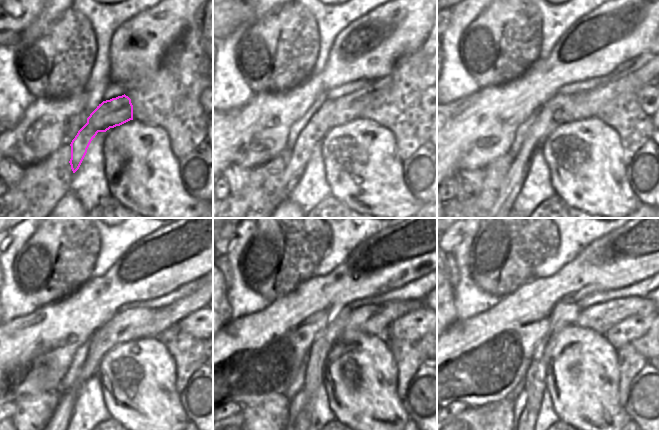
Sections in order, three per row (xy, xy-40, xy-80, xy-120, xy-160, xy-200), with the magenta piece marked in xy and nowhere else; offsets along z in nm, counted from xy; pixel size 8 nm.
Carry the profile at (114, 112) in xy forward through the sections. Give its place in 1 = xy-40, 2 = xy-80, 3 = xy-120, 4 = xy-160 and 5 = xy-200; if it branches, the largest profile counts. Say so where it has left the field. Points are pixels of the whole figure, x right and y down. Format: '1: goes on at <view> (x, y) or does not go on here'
1: goes on at xy-40 (337, 112)
2: goes on at xy-80 (562, 108)
3: goes on at xy-120 (137, 323)
4: goes on at xy-160 (375, 319)
5: goes on at xy-200 (599, 318)

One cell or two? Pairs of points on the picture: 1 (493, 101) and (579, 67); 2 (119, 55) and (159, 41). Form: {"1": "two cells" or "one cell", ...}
{"1": "one cell", "2": "one cell"}

